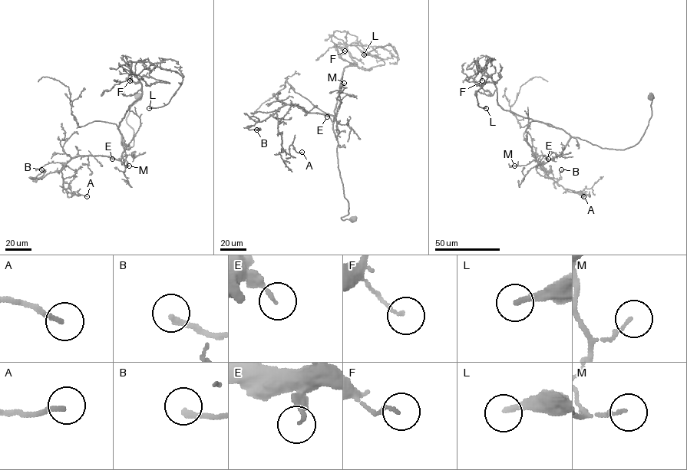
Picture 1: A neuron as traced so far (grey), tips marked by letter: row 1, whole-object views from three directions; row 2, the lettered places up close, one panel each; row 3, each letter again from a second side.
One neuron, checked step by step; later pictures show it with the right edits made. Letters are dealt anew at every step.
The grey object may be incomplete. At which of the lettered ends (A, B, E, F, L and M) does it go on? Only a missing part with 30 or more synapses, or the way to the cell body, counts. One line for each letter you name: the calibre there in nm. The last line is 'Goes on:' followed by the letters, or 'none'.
L: 240 nm
Goes on: L

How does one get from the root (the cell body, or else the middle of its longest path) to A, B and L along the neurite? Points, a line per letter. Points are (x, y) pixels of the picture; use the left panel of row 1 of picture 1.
A: (138, 96), (126, 119), (133, 146), (122, 137), (119, 160), (76, 156), (61, 171), (67, 192), (87, 196)
B: (138, 96), (126, 119), (133, 146), (124, 148), (122, 137), (119, 160), (76, 156), (35, 180), (41, 169)
L: (138, 96), (124, 148), (119, 123), (142, 93), (132, 62), (182, 77), (168, 103), (149, 108)

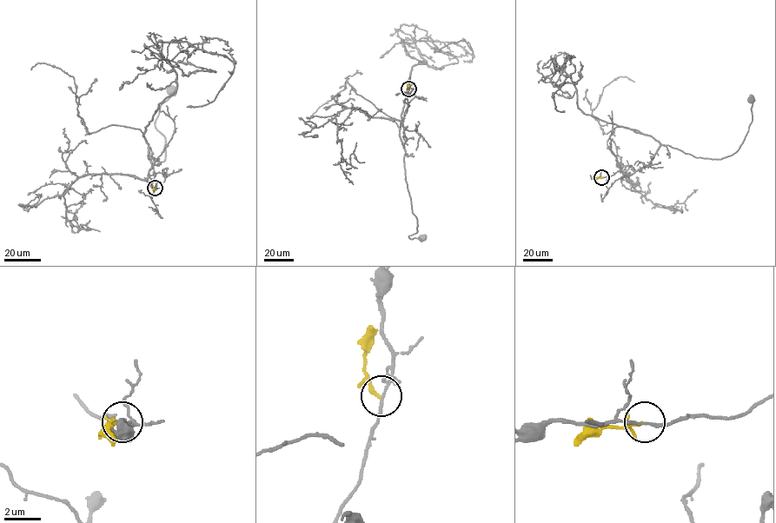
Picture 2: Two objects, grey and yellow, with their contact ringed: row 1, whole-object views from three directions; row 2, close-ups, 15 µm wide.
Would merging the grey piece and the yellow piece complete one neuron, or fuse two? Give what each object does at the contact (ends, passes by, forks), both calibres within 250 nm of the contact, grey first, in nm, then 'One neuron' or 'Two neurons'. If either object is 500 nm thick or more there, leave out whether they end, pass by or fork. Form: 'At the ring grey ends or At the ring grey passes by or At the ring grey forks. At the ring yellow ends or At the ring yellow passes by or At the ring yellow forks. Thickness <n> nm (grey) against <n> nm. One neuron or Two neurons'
At the ring grey passes by. At the ring yellow forks. Thickness 130 nm (grey) against 110 nm. Two neurons

